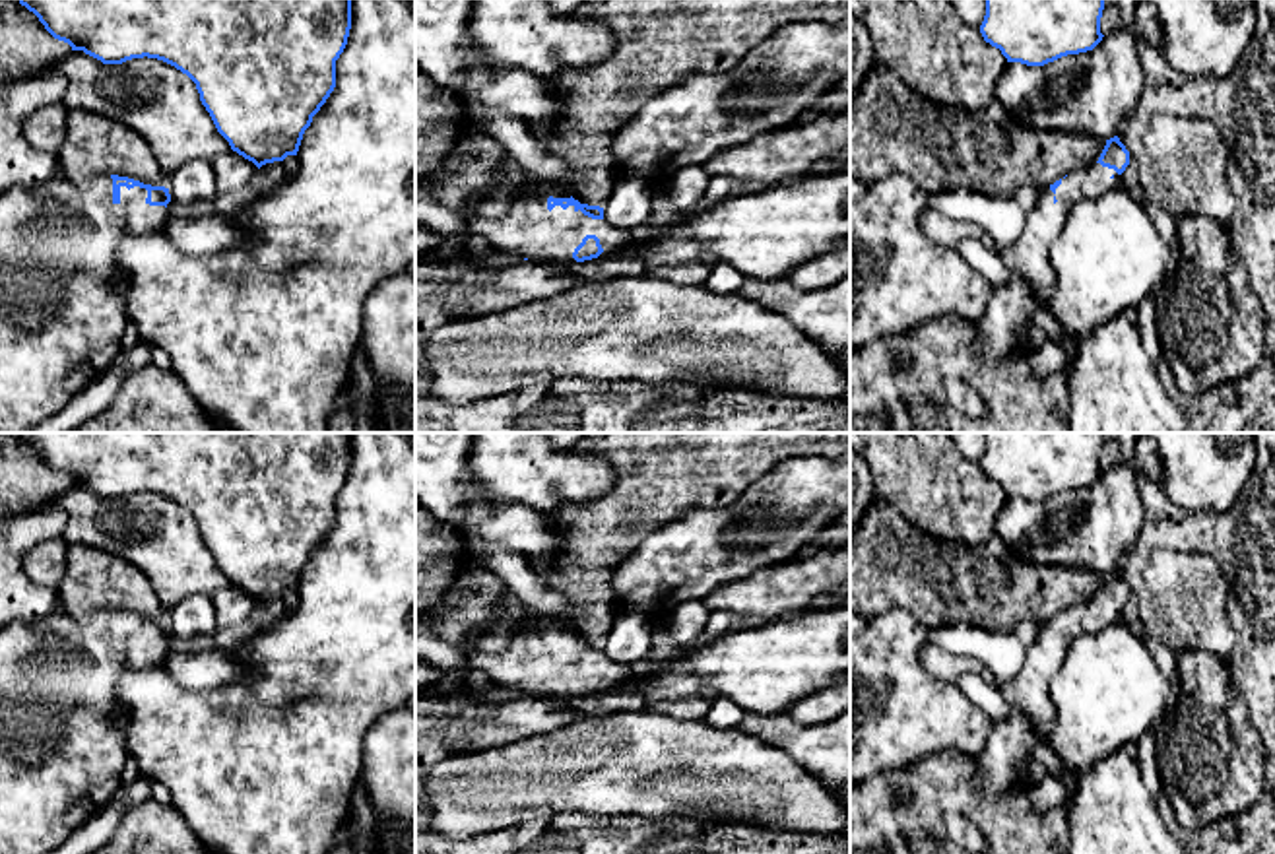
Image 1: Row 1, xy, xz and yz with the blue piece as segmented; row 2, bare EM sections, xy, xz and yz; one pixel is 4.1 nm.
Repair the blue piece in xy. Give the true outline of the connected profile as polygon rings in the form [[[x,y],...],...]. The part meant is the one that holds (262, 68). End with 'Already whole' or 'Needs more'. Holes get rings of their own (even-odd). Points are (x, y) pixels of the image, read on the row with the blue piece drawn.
[[[19,0],[45,29],[72,50],[122,64],[132,58],[157,58],[186,74],[200,93],[217,132],[231,149],[266,163],[297,155],[305,130],[336,87],[336,60],[351,29],[351,0]]]. Already whole

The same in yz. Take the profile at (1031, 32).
[[[986,0],[980,33],[1007,62],[1044,66],[1067,54],[1093,50],[1100,41],[1104,0]]]. Already whole

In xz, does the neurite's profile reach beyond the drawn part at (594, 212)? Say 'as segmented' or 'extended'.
extended

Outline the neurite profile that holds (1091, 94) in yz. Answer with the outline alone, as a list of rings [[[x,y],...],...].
[[[1118,29],[1093,50],[1044,66],[1007,62],[994,101],[1021,126],[1110,140],[1137,107],[1143,85],[1137,37]]]

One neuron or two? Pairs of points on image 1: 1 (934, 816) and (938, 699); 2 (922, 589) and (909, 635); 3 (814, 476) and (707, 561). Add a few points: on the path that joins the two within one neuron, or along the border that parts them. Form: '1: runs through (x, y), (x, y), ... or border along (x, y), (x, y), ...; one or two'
1: border along (975, 757), (948, 750), (893, 769); two
2: border along (870, 618), (895, 608), (907, 608), (928, 629); two
3: runs through (781, 499), (748, 501), (730, 511), (717, 528); one

